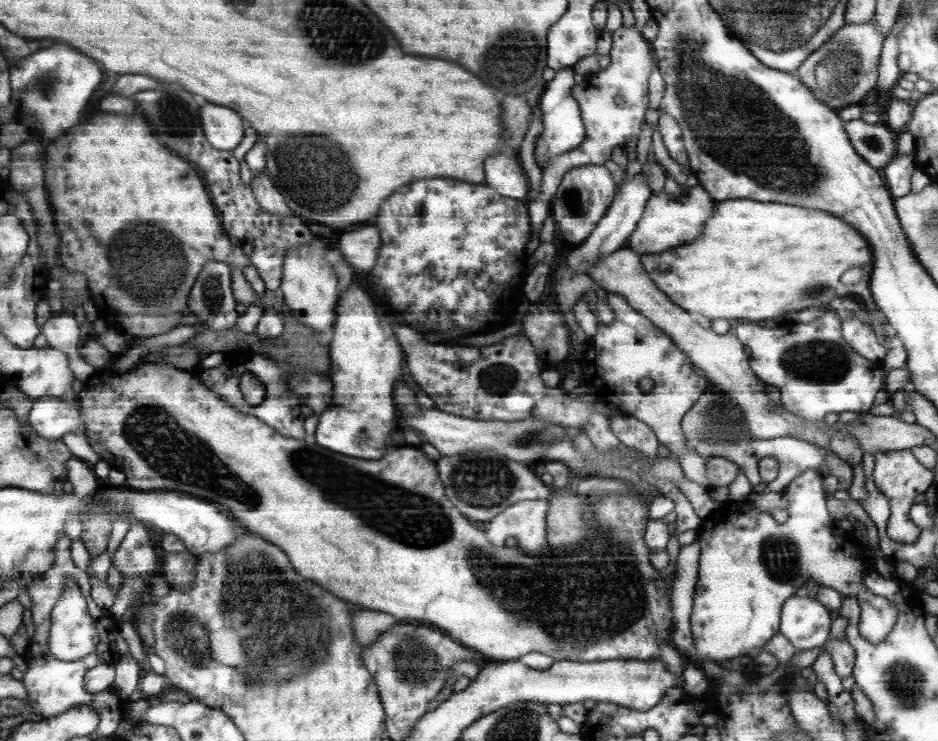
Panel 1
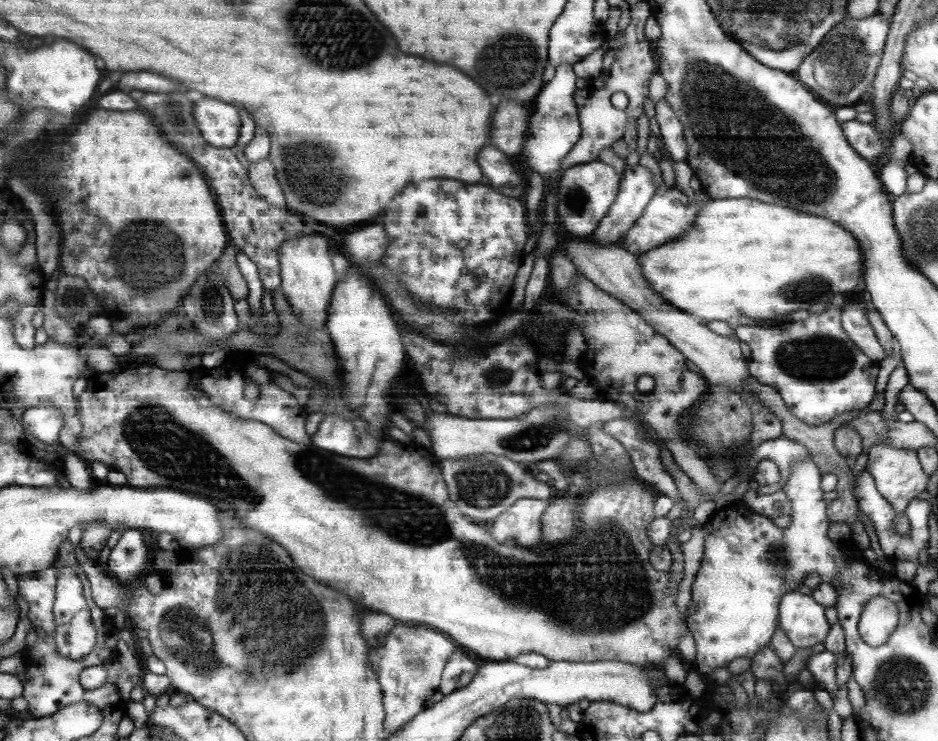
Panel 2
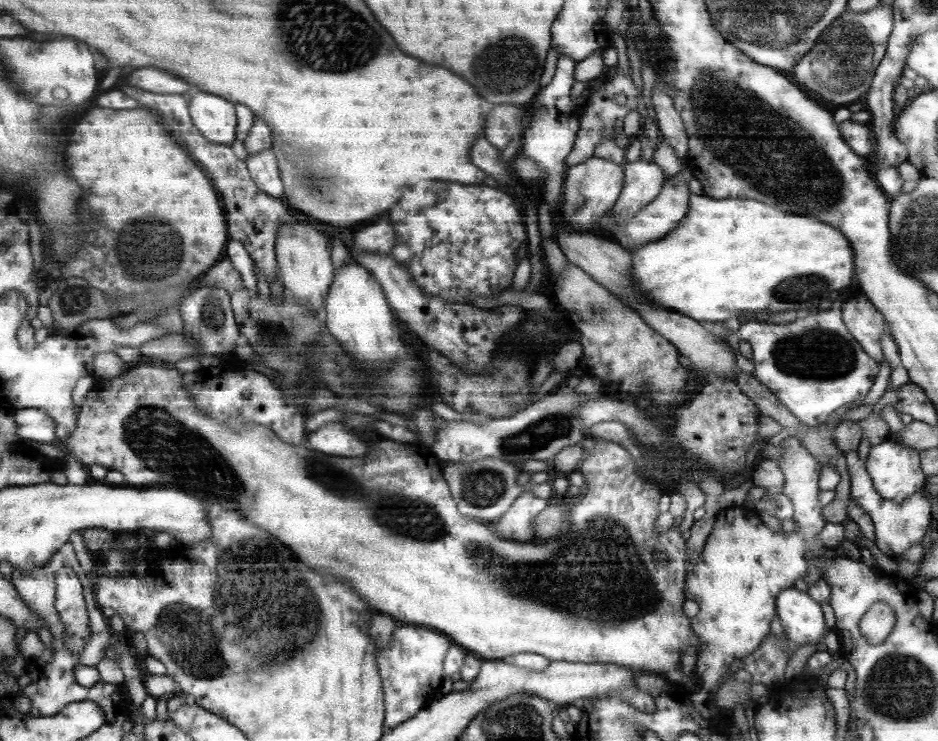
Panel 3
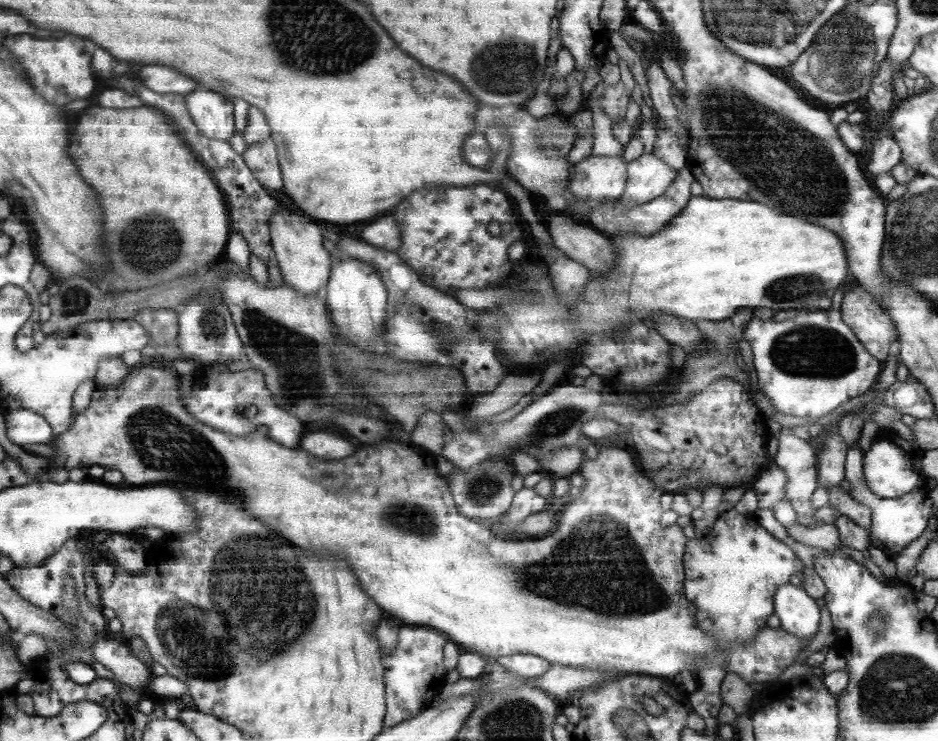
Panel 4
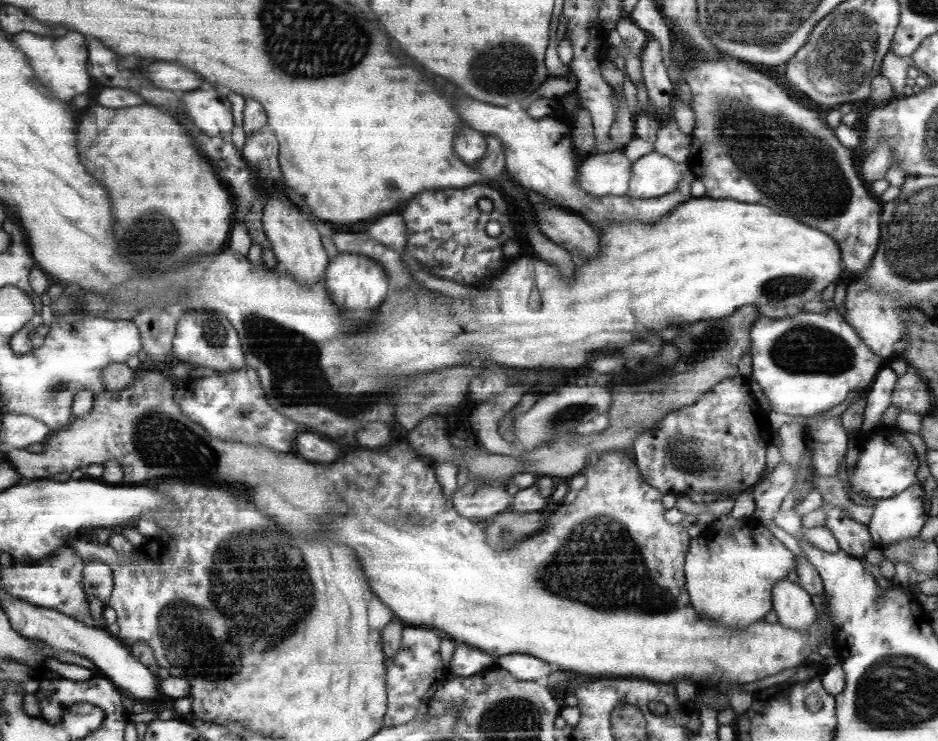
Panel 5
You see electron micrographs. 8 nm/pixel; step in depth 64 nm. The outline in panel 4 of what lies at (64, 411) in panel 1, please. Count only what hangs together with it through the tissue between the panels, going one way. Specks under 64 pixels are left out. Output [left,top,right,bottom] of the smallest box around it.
[5,409,54,444]

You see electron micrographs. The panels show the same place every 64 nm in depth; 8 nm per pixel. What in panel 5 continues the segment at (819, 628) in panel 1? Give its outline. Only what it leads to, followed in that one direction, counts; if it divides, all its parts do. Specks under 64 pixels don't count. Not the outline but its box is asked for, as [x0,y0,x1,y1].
[773,578,818,632]

